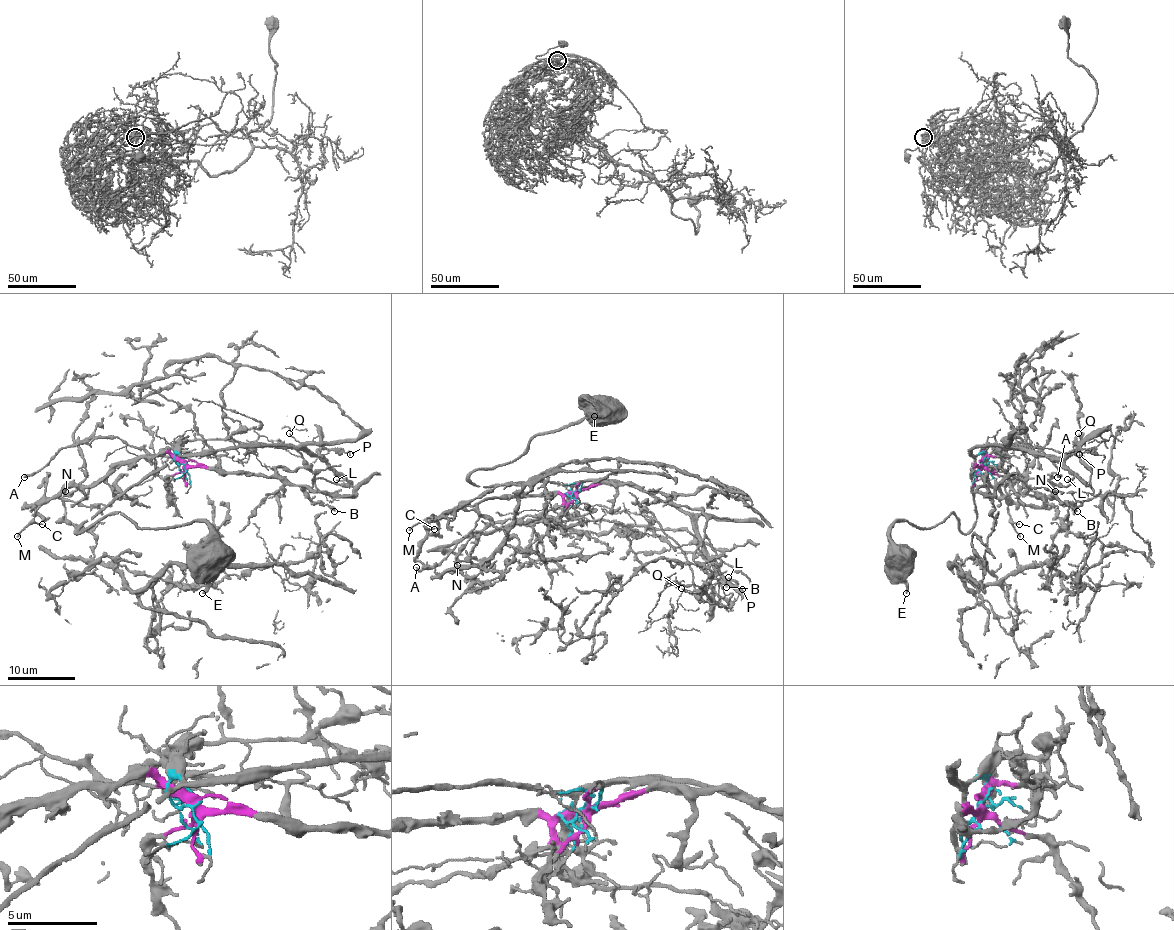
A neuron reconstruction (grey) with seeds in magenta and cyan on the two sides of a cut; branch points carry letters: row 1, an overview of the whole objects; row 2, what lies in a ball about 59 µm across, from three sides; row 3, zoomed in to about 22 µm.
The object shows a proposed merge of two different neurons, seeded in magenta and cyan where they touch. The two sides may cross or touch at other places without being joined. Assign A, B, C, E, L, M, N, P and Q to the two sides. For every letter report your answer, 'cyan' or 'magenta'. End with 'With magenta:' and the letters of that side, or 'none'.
A: magenta
B: magenta
C: magenta
E: cyan
L: cyan
M: magenta
N: magenta
P: cyan
Q: cyan
With magenta: A, B, C, M, N

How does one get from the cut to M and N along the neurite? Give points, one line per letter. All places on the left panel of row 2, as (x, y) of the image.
M: (185, 465), (166, 453), (120, 461), (90, 485), (64, 487), (35, 512), (16, 536)
N: (185, 465), (166, 453), (136, 456), (117, 463), (88, 487), (86, 497), (78, 487), (64, 495), (66, 492)

